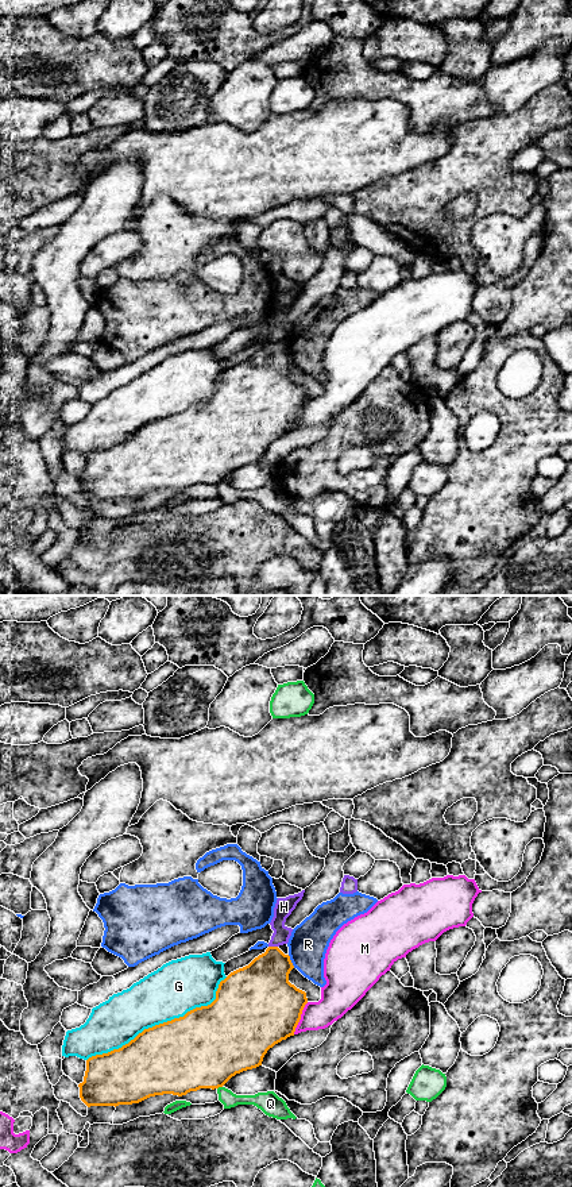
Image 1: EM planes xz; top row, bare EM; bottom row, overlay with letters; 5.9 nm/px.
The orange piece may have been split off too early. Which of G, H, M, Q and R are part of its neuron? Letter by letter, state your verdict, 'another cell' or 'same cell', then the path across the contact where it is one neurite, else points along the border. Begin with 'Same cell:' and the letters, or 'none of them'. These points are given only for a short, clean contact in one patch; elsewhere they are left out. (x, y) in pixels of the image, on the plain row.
Same cell: none of them
G: another cell
H: another cell | along xz (269, 340), (277, 342)
M: another cell
Q: another cell
R: another cell

